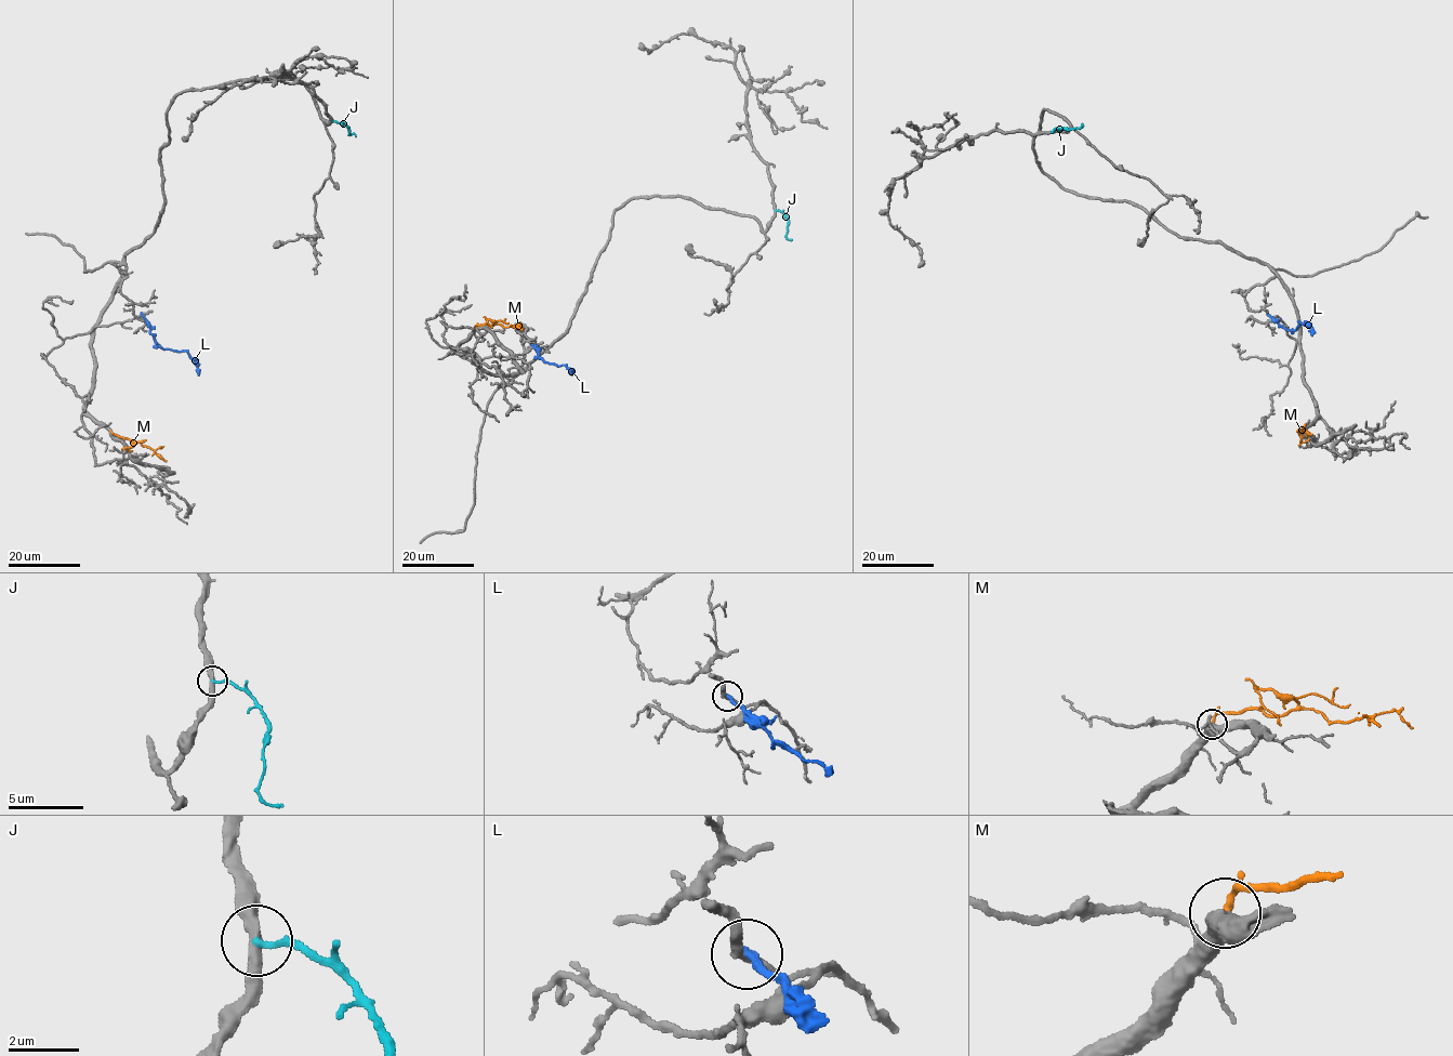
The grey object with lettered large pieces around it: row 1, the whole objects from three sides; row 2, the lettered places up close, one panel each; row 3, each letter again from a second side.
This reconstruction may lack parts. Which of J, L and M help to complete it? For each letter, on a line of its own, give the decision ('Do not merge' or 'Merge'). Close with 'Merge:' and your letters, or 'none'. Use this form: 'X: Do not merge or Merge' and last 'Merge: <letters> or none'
J: Do not merge
L: Do not merge
M: Merge
Merge: M

